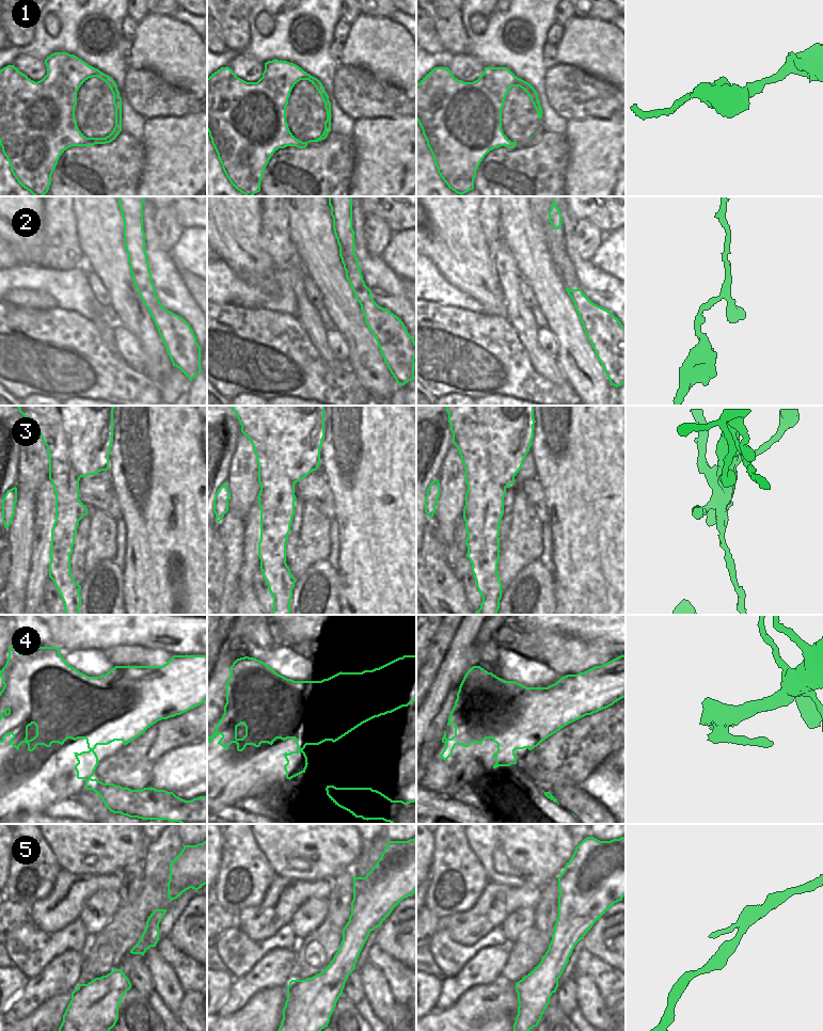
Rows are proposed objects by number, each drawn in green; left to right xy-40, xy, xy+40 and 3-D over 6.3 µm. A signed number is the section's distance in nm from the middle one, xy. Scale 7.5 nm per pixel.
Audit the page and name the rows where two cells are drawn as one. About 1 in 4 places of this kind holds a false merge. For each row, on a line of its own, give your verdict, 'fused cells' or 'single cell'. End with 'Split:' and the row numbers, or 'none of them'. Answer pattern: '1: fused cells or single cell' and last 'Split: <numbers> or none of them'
1: single cell
2: single cell
3: fused cells
4: single cell
5: single cell
Split: 3

